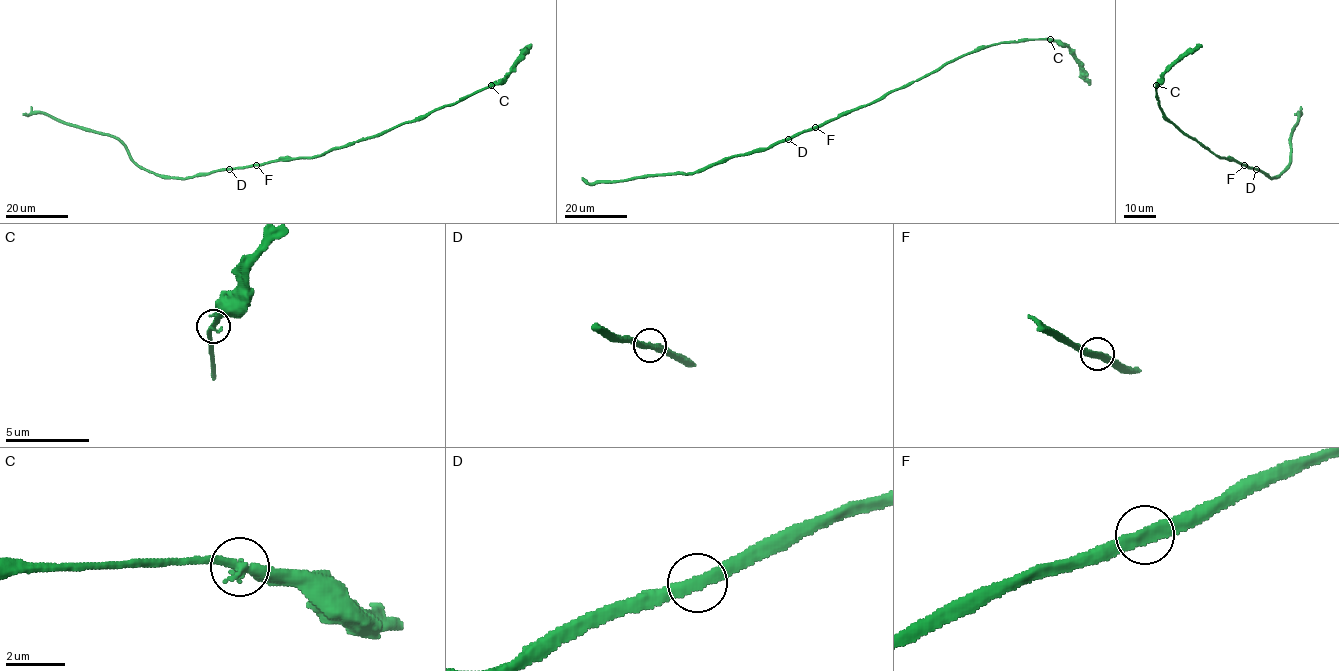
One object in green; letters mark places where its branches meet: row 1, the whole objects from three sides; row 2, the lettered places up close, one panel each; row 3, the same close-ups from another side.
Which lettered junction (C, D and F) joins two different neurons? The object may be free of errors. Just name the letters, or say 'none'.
none

